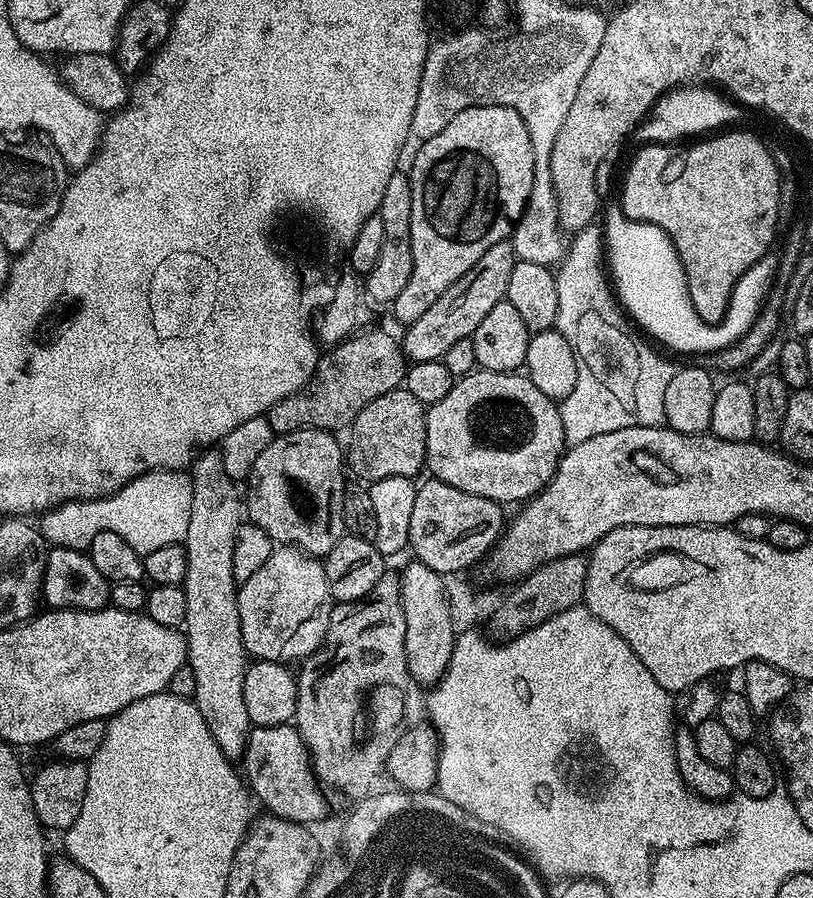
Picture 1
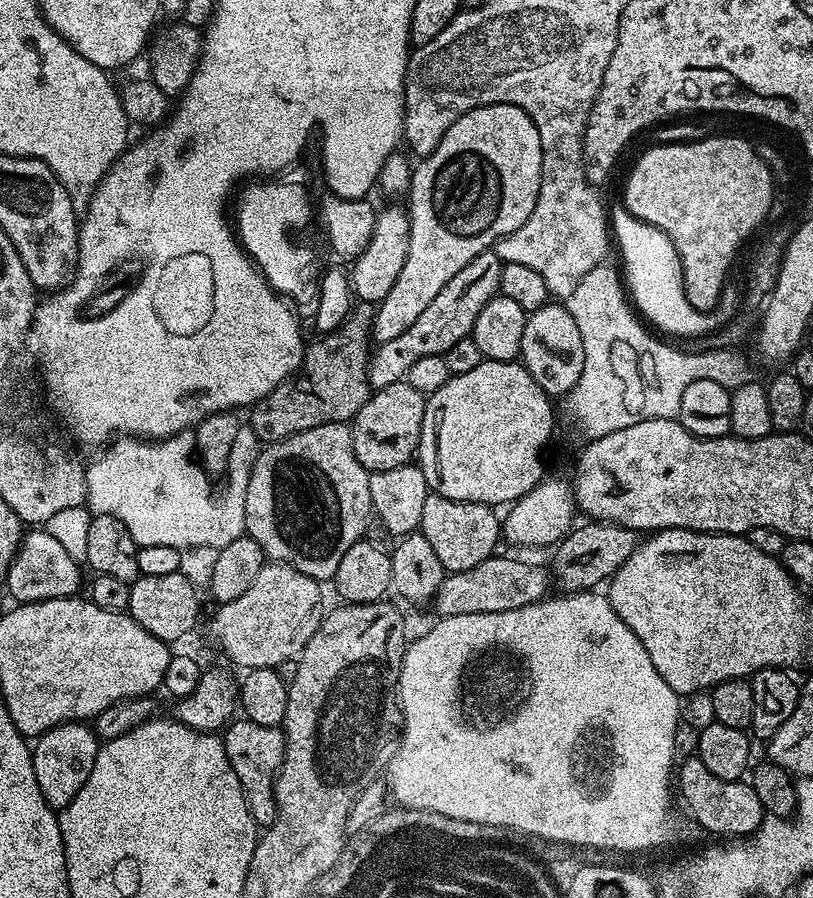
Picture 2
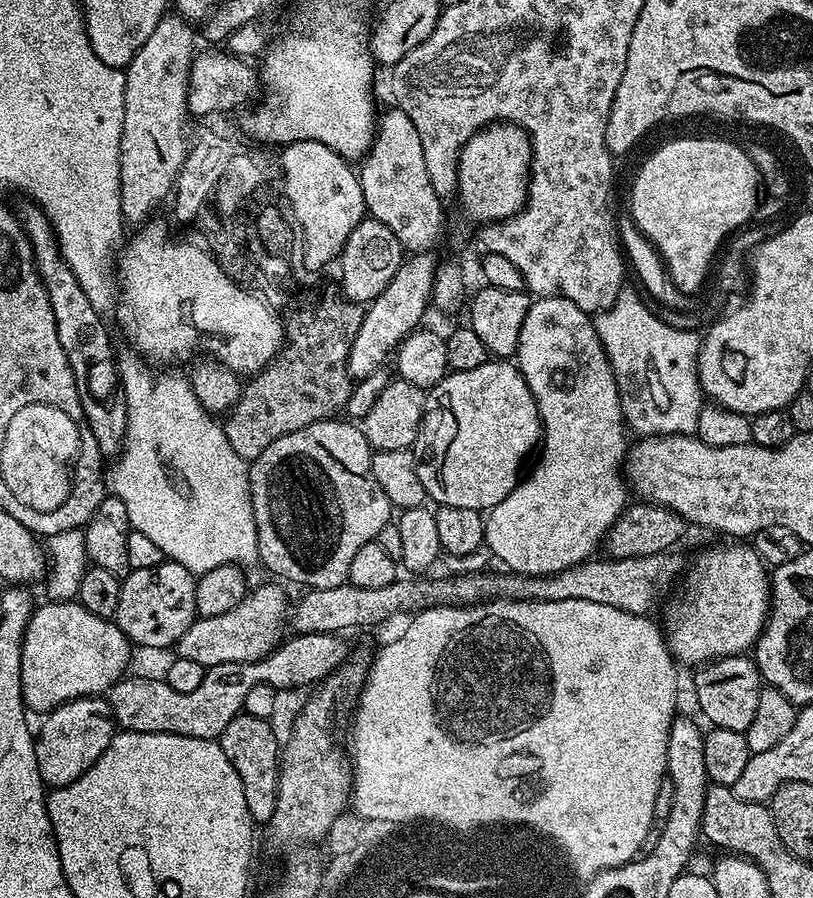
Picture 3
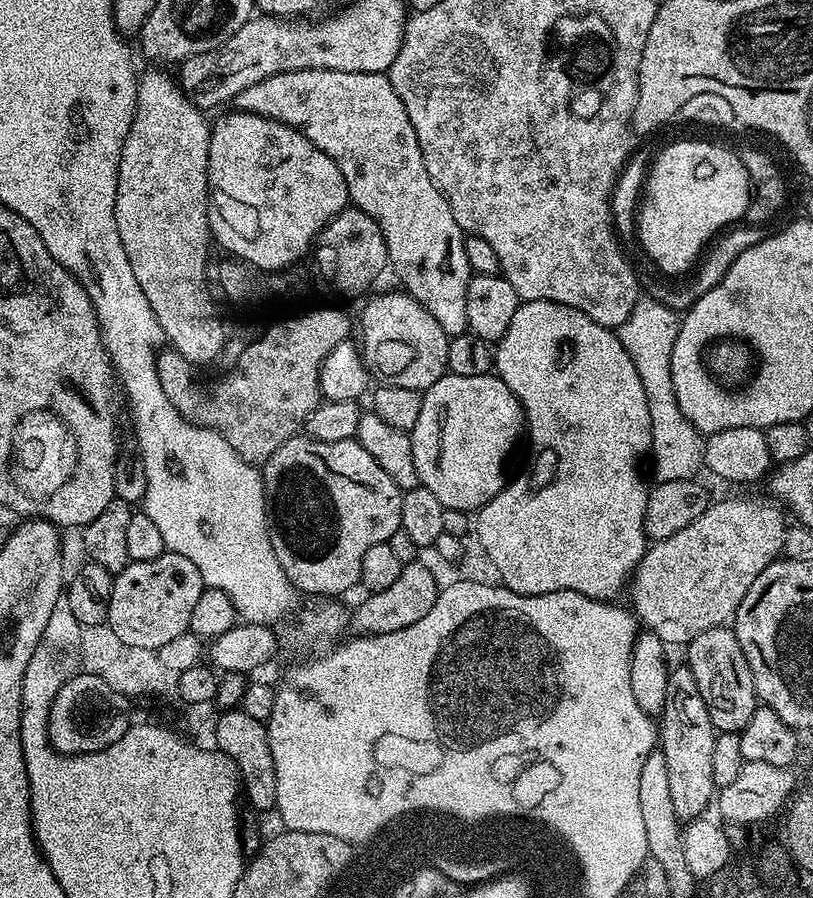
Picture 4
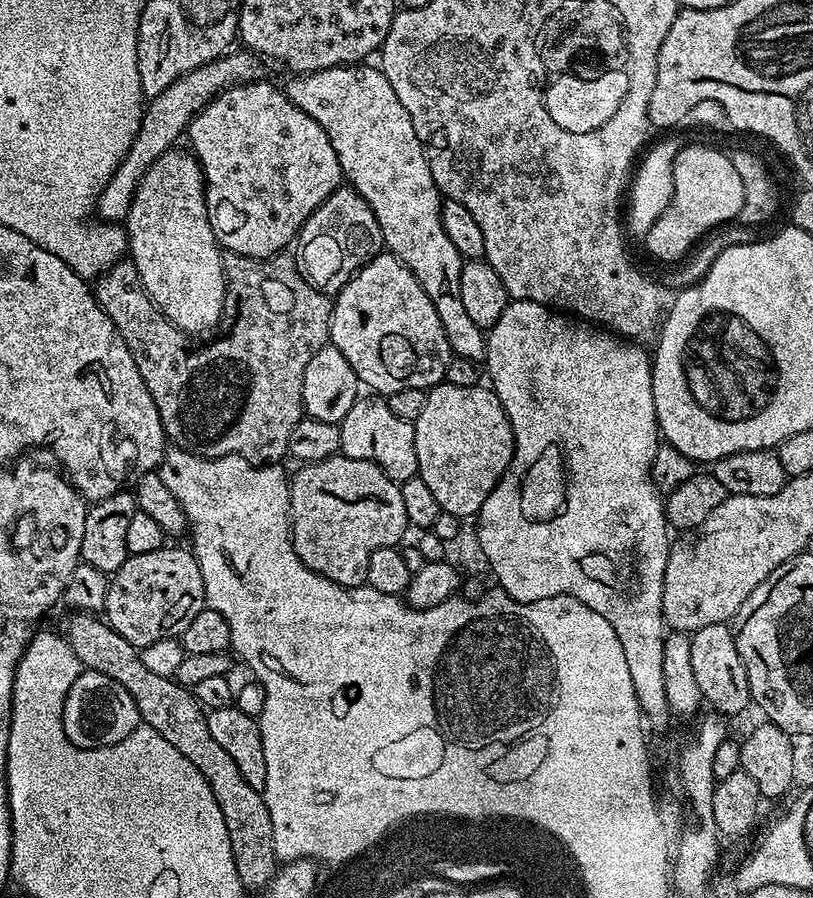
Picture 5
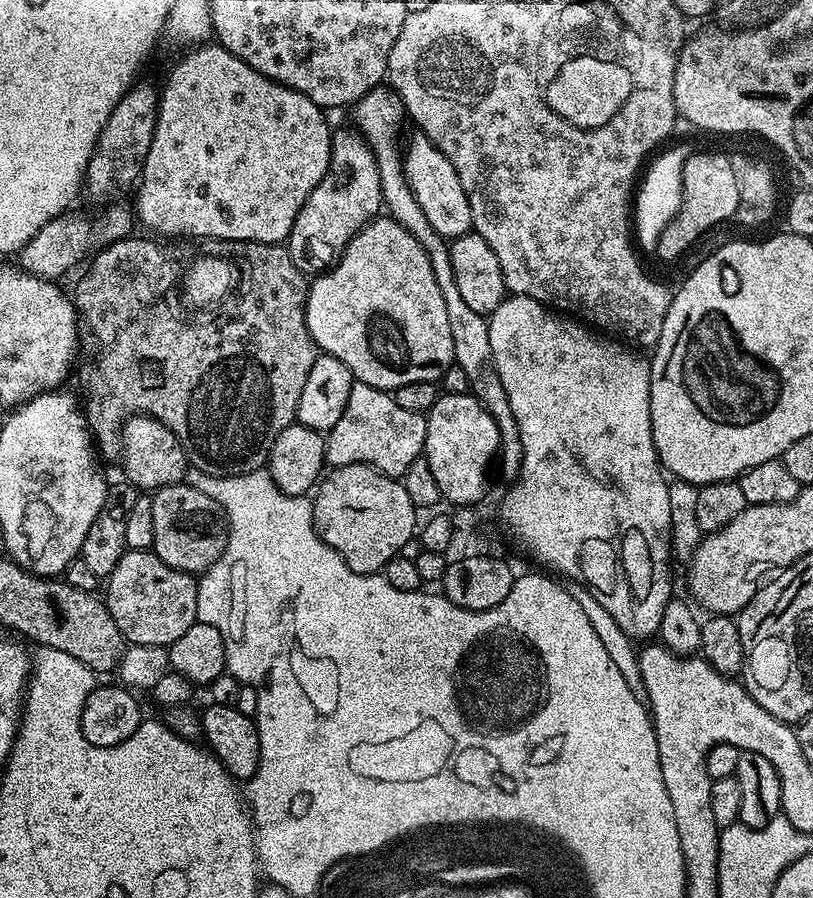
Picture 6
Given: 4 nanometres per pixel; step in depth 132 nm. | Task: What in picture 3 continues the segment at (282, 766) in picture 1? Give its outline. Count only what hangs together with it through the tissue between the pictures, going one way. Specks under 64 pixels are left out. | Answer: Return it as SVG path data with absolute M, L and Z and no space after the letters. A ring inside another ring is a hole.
M247 714L235 716L222 730L218 737L223 753L230 760L234 770L242 780L243 793L246 794L247 809L257 825L271 825L272 815L278 806L278 782L280 781L280 762L282 759L282 744L276 741L273 725L262 718L254 718Z

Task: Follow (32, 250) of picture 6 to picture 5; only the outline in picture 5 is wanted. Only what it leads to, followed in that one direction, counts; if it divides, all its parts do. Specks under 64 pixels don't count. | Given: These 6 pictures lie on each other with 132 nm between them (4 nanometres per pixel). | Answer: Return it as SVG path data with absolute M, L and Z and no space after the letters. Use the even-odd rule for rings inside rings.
M247 50L229 51L227 54L218 57L217 60L206 62L178 78L162 90L162 94L151 97L147 101L144 117L140 123L138 134L118 170L110 178L102 190L99 200L96 201L95 211L100 212L99 219L104 222L124 222L128 219L130 202L138 190L138 182L146 174L152 163L161 156L162 153L169 151L176 139L183 137L188 130L188 123L198 115L198 113L209 104L209 102L221 92L232 88L236 84L250 84L265 75L265 65L261 57L255 52Z

